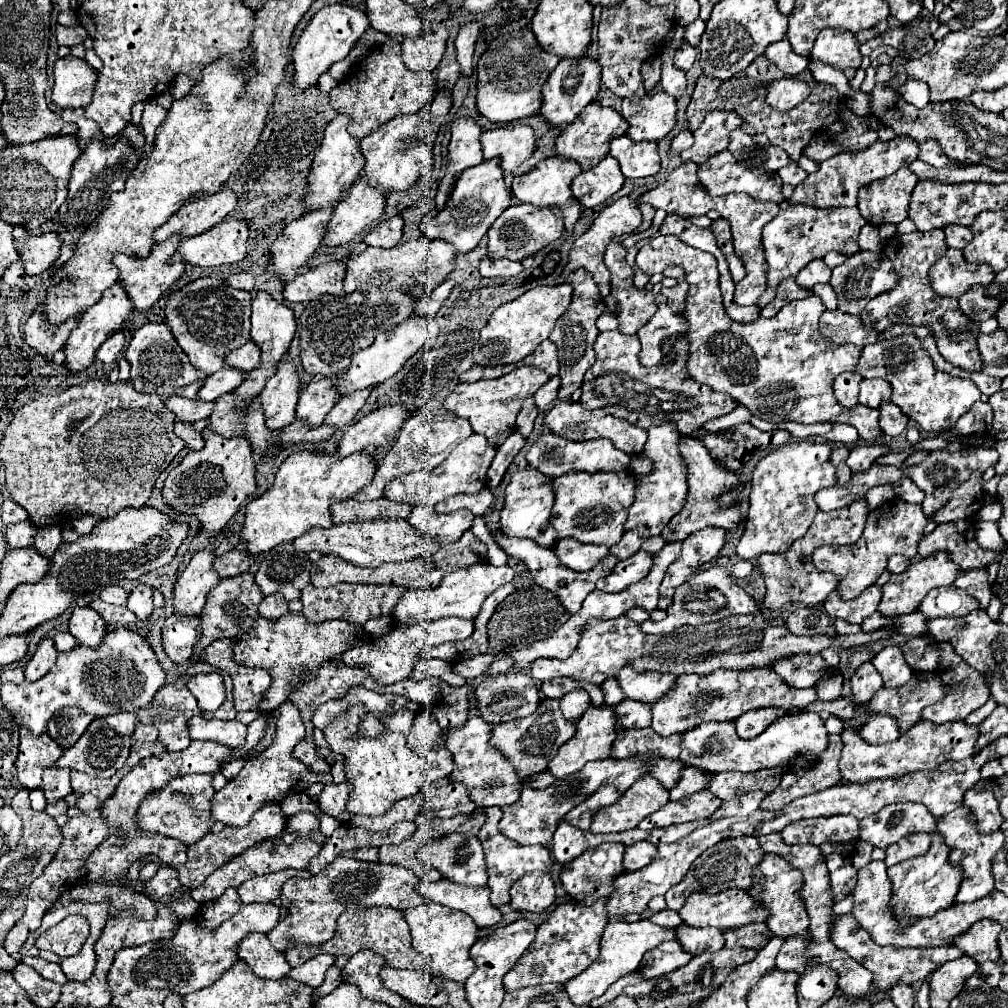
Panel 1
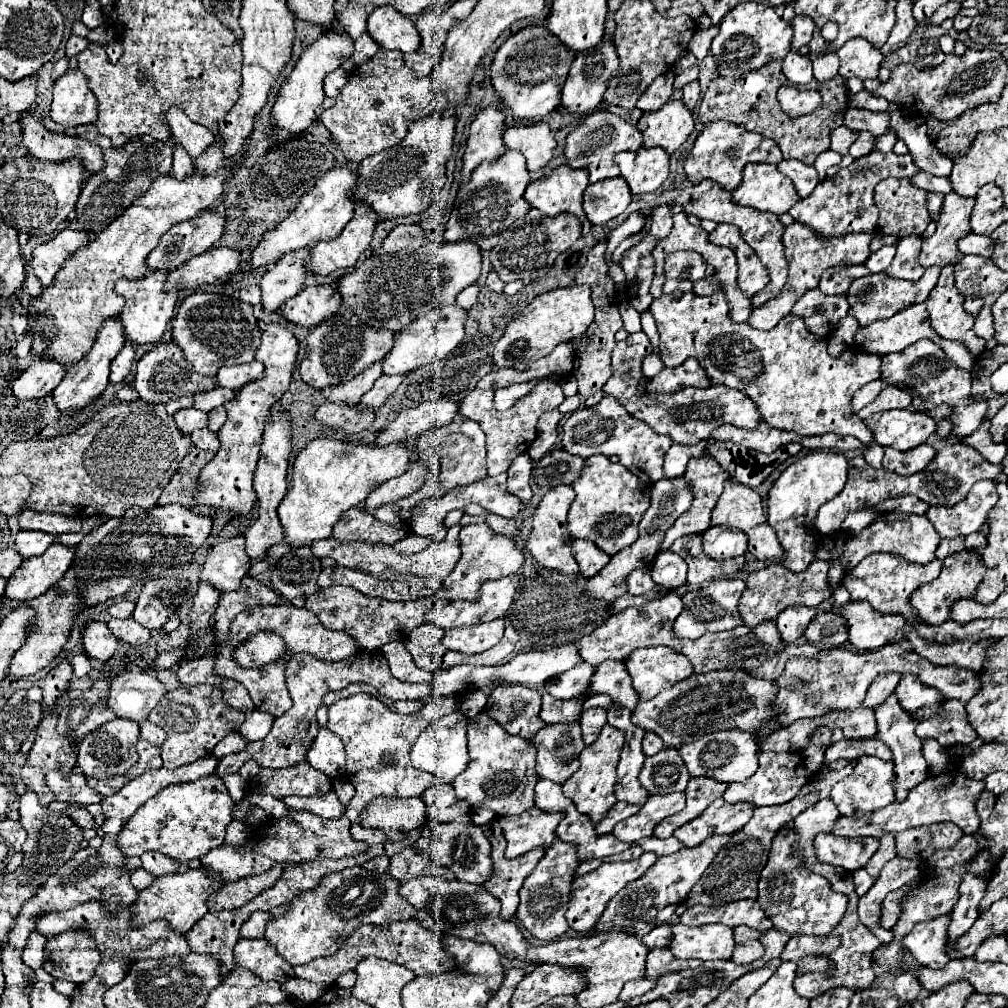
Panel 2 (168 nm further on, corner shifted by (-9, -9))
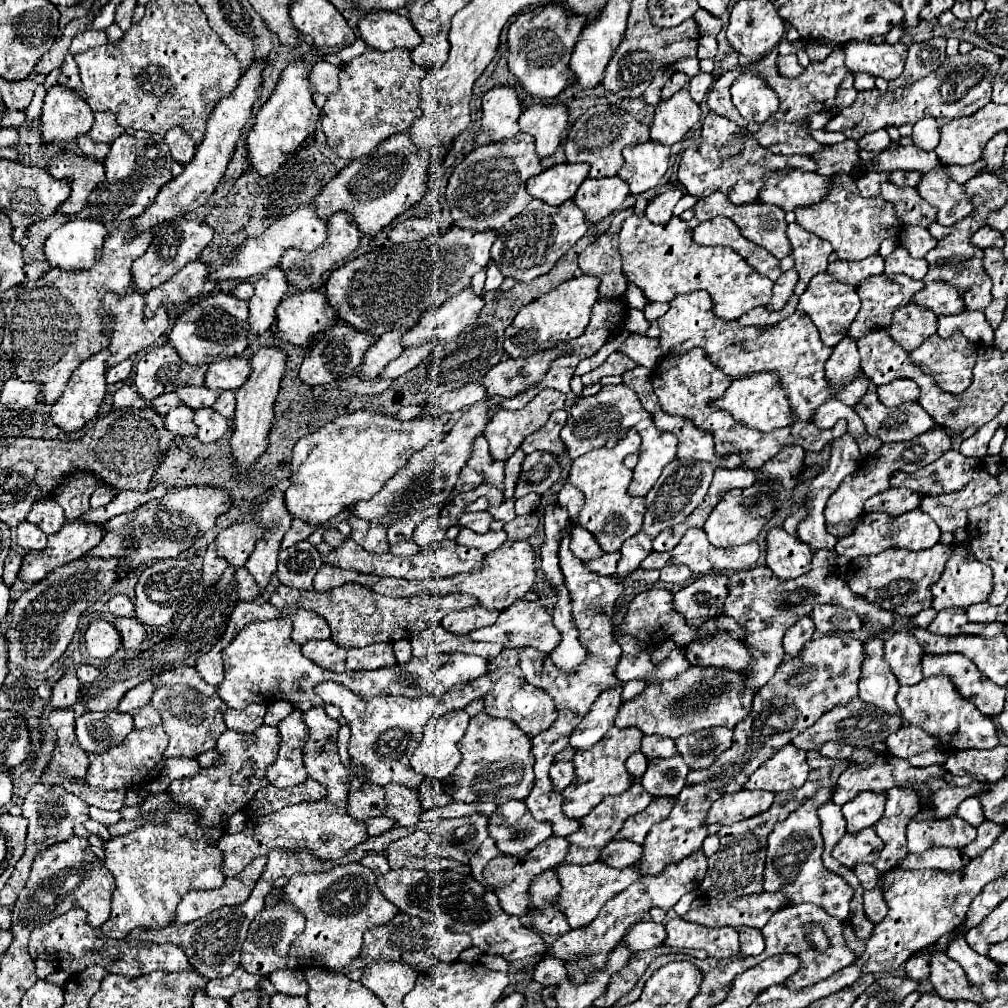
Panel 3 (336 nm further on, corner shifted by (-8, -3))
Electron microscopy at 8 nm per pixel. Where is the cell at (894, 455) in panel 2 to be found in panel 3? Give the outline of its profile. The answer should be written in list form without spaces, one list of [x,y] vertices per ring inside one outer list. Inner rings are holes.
[[[933,427],[925,435],[919,435],[917,439],[911,439],[909,443],[883,443],[883,447],[875,453],[865,457],[863,461],[869,461],[864,467],[848,475],[839,485],[837,491],[829,497],[825,507],[825,519],[827,523],[847,523],[851,519],[857,519],[863,513],[863,505],[870,497],[877,495],[879,491],[890,488],[889,480],[895,471],[913,473],[935,459],[939,459],[943,453],[953,449],[953,441],[949,433],[943,427]]]

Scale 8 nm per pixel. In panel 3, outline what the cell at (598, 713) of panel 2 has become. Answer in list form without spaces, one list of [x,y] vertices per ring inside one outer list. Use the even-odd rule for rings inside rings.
[[[615,687],[615,689],[603,691],[597,697],[589,715],[585,715],[585,719],[581,721],[581,727],[575,727],[575,731],[571,733],[571,739],[569,739],[571,747],[589,749],[613,727],[613,719],[623,703],[621,691],[623,687]]]

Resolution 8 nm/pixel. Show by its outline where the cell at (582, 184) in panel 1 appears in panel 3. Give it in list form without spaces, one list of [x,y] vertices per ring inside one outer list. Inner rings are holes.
[[[619,177],[609,179],[585,179],[577,189],[573,201],[585,213],[585,219],[591,223],[599,223],[613,211],[621,207],[629,189],[625,181]]]

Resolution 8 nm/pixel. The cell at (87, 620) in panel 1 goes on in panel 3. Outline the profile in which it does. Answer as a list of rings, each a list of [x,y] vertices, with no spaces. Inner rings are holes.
[[[95,619],[85,633],[85,647],[91,657],[107,659],[121,647],[121,635],[111,623]]]

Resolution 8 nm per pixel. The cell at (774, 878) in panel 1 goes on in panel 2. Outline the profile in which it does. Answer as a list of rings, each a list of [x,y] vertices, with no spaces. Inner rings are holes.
[[[784,825],[778,831],[778,835],[774,837],[774,845],[770,849],[768,863],[760,873],[756,901],[764,909],[766,917],[770,917],[776,931],[784,931],[788,935],[830,933],[830,929],[842,919],[848,897],[842,893],[834,893],[830,889],[830,883],[824,877],[810,873],[802,865],[802,861],[798,861],[798,857],[794,857],[792,843],[794,843],[794,833],[790,833],[790,825]]]

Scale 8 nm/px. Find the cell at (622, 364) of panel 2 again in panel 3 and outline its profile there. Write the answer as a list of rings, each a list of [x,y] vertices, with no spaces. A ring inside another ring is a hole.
[[[761,371],[757,375],[745,375],[741,379],[735,379],[727,393],[713,405],[729,411],[739,423],[759,431],[773,431],[777,427],[787,427],[793,423],[793,409],[789,405],[785,389],[781,387],[781,377],[773,371]]]

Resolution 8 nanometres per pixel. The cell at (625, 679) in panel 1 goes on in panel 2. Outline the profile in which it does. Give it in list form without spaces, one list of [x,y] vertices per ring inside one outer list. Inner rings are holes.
[[[648,647],[636,649],[628,657],[626,671],[632,677],[634,691],[640,699],[652,699],[660,691],[670,689],[678,681],[690,677],[692,665],[670,647]]]

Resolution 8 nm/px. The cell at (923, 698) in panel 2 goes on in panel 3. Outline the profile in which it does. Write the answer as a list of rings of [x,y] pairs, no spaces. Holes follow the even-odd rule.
[[[933,675],[923,679],[921,683],[913,687],[899,687],[897,691],[897,705],[901,709],[903,719],[909,725],[921,727],[931,737],[939,739],[943,745],[943,751],[955,753],[965,749],[993,749],[999,745],[999,727],[993,723],[989,715],[983,715],[969,703],[969,699],[961,697],[945,675]]]

